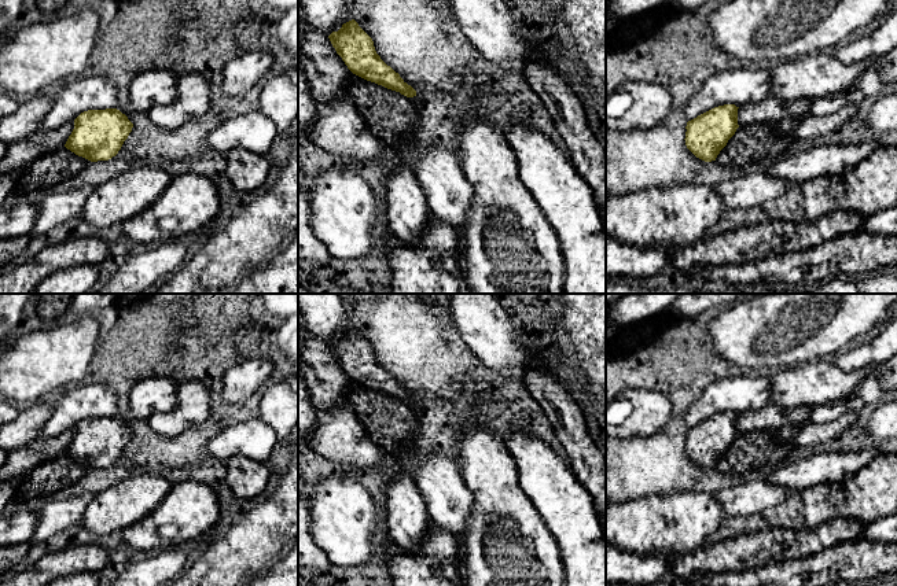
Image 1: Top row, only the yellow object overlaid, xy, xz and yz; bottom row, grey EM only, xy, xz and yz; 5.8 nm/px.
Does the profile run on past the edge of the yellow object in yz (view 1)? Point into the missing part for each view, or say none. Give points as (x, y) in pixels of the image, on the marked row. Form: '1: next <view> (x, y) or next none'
1: next none

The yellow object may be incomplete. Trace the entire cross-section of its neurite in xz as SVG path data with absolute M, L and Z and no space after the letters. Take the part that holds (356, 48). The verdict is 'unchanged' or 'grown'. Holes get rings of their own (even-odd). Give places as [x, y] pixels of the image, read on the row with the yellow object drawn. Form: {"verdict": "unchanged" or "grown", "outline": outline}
{"verdict": "unchanged", "outline": "M354 19L343 23L342 27L338 32L332 32L328 38L353 74L400 92L407 97L416 96L416 91L381 59L375 51L372 38Z"}

